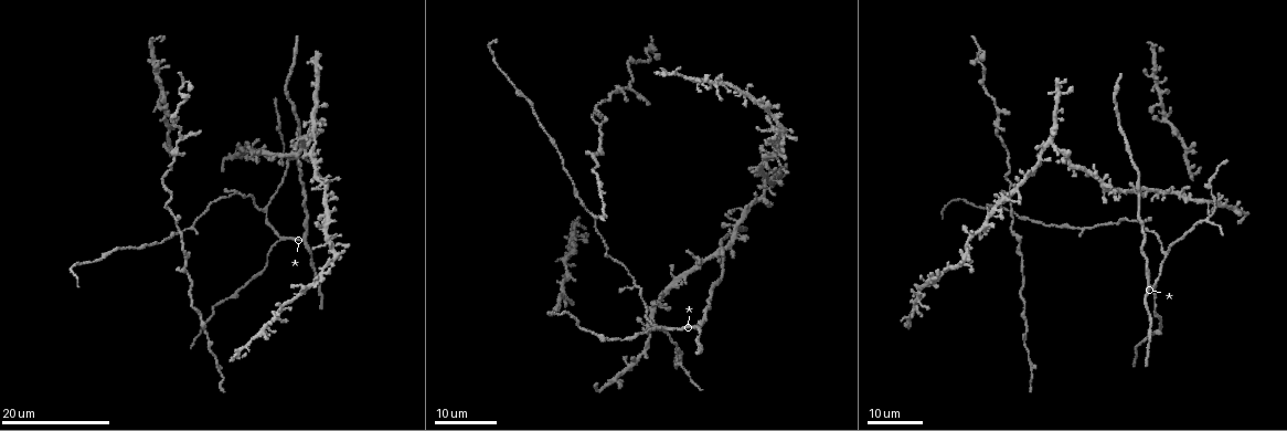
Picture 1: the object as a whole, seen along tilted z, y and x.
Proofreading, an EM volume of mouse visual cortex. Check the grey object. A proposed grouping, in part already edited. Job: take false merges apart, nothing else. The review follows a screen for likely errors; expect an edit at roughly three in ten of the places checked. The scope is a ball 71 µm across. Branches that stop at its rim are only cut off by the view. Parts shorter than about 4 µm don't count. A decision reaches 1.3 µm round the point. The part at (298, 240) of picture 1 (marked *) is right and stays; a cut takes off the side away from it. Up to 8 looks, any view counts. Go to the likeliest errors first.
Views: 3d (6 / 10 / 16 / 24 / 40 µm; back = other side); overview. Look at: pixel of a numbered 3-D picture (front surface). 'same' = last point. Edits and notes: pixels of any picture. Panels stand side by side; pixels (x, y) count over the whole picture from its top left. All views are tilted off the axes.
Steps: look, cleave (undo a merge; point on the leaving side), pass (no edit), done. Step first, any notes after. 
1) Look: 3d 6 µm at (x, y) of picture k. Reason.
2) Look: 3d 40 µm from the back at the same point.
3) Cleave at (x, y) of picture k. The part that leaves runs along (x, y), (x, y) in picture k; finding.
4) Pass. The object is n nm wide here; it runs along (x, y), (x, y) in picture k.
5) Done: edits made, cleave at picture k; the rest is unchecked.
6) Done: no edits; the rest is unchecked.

Look: 3d 24 µm at (261, 210) of picture 1. Three-way junction.

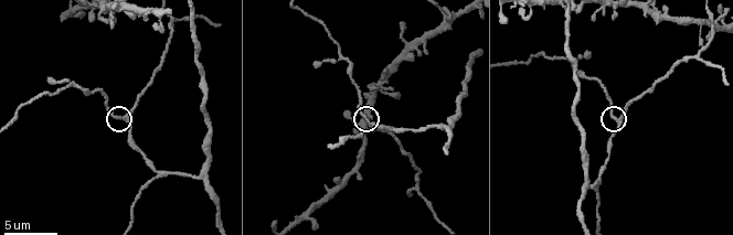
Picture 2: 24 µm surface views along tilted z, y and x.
Look: 3d 10 µm at (121, 119) of picture 2. Closer look.

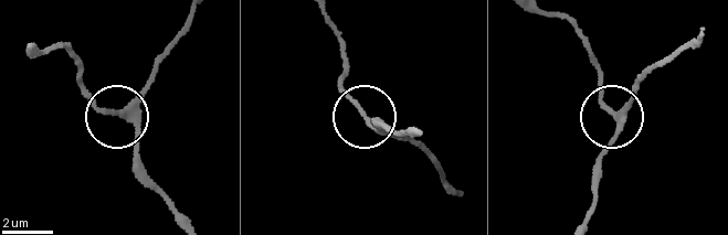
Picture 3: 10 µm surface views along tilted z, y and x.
Pass. The object is 210 nm wide here; it runs along (587, 221), (615, 131), (613, 114), (644, 81) in picture 3; continuous, no second neuron.

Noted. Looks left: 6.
Look: 3d 10 µm at (697, 57) of picture 2. A fork.

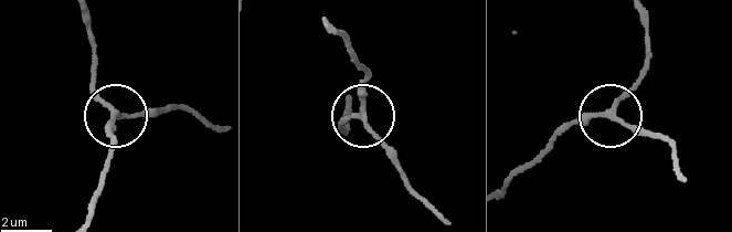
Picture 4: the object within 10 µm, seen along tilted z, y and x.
Pass. The object is 180 nm wide here; it runs along (85, 217), (107, 155), (112, 117), (165, 111) in picture 4; one neuron here.

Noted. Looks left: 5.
Look: 3d 24 µm at (1185, 151) of picture 1. Three arms meet.

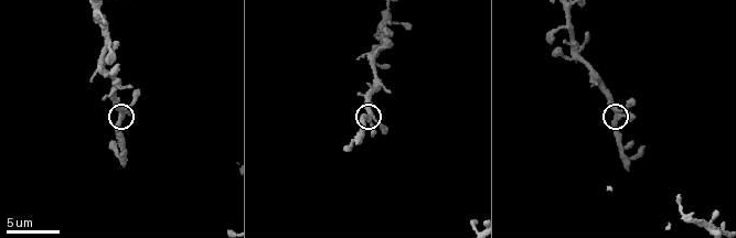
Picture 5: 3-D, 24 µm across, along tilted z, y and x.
Look: 3d 10 µm at (122, 111) of picture 5.

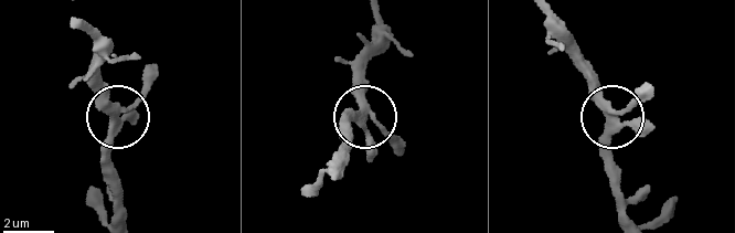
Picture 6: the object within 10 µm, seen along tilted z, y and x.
Look: 3d 6 µm at (605, 116) of picture 6.

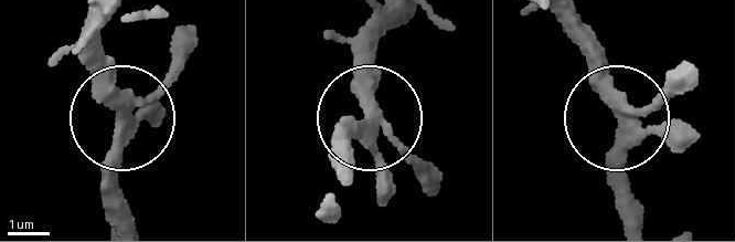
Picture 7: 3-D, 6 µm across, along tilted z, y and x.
Pass. 3 arms meet here; continuous, no second neuron.

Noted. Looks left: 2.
Look: 3d 10 µm at (395, 130) of picture 2. Three arms meet.

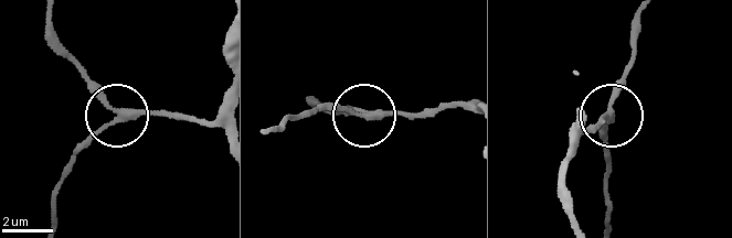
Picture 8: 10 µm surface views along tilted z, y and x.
Pass. The side arm is 31 µm long; it runs along (195, 121), (119, 116), (69, 161) in picture 8; continuous, no second neuron.

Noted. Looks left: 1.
Done: no edits; the rest is unchecked.

